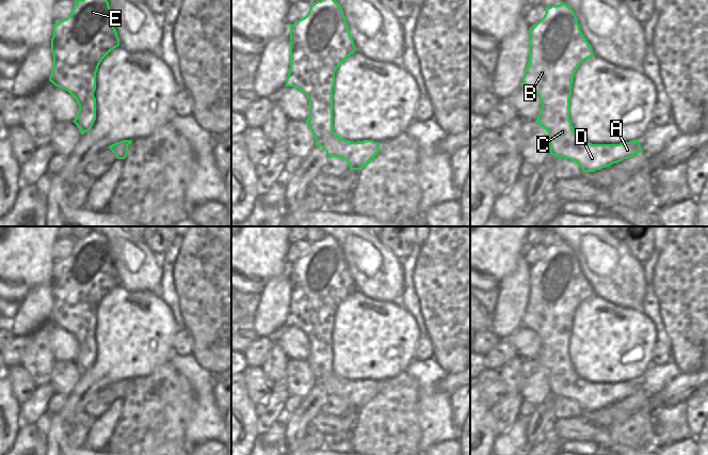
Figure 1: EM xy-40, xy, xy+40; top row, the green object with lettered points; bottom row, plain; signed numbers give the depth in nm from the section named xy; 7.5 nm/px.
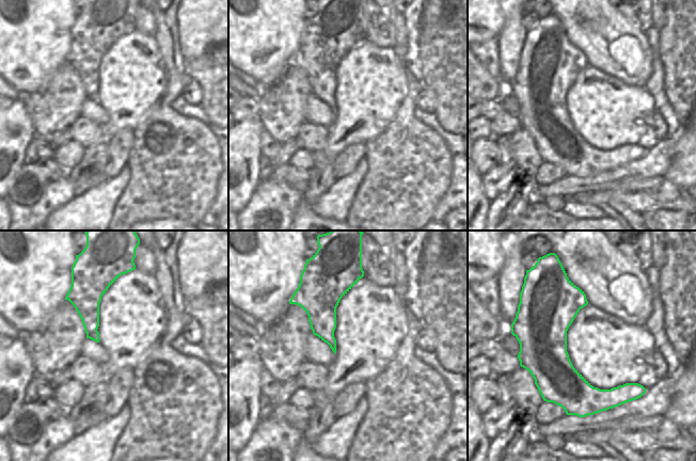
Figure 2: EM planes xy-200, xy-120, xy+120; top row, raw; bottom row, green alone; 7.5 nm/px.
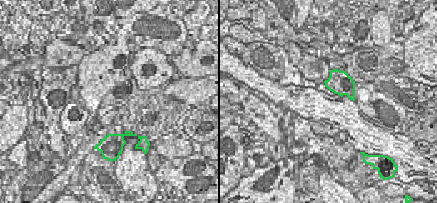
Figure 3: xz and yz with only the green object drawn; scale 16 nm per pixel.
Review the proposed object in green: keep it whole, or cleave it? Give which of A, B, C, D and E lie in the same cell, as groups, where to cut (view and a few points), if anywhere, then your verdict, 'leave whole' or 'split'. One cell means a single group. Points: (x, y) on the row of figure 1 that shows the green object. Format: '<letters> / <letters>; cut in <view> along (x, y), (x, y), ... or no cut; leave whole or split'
A B C D E; no cut; leave whole

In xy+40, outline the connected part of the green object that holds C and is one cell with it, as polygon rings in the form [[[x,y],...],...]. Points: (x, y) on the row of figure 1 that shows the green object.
[[[560,3],[546,7],[544,17],[529,30],[529,62],[522,87],[537,94],[542,107],[538,123],[547,132],[550,155],[575,161],[582,172],[594,172],[628,159],[642,151],[640,139],[620,144],[592,144],[578,137],[569,120],[572,83],[578,66],[593,56],[593,49],[580,30],[569,5]]]

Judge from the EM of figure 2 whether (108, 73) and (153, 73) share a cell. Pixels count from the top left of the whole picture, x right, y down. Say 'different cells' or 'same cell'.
same cell

